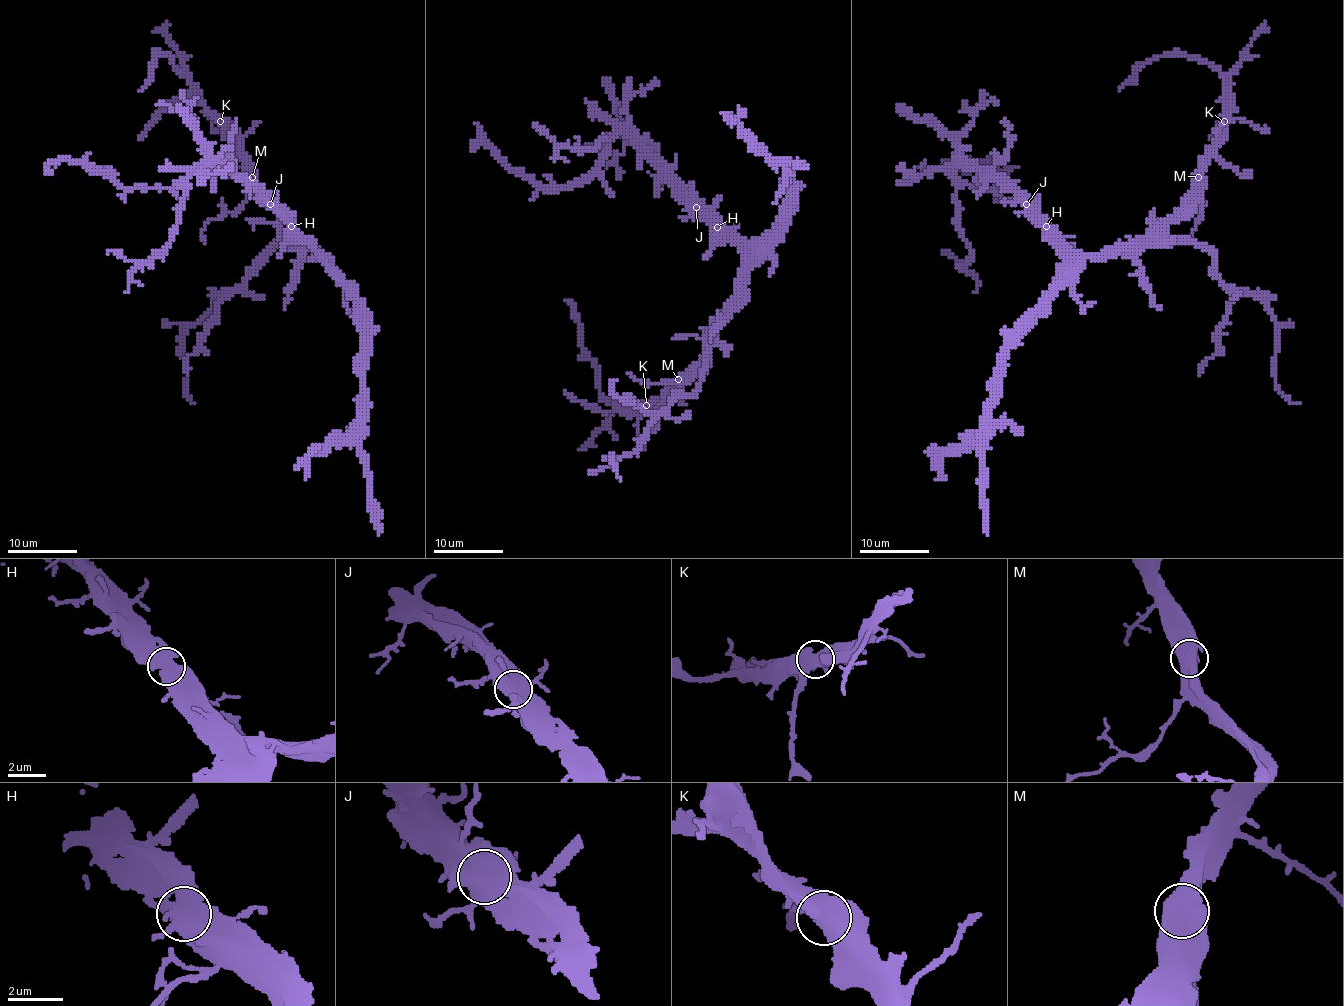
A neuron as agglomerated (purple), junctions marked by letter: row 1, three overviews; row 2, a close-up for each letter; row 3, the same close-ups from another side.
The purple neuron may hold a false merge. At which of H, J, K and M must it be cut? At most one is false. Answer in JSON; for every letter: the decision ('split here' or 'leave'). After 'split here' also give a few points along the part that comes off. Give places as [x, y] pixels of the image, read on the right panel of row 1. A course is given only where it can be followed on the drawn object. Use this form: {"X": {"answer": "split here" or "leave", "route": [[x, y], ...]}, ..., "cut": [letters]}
{"H": {"answer": "leave"}, "J": {"answer": "leave"}, "K": {"answer": "leave"}, "M": {"answer": "leave"}, "cut": []}

